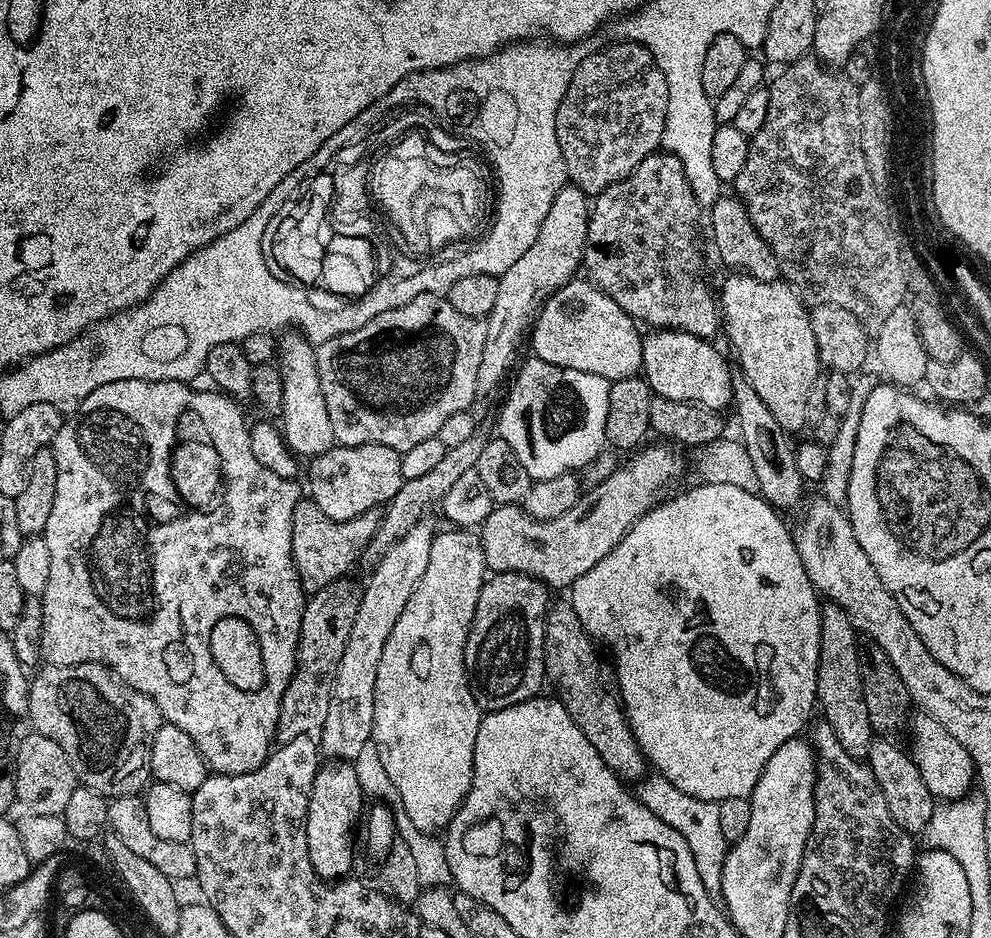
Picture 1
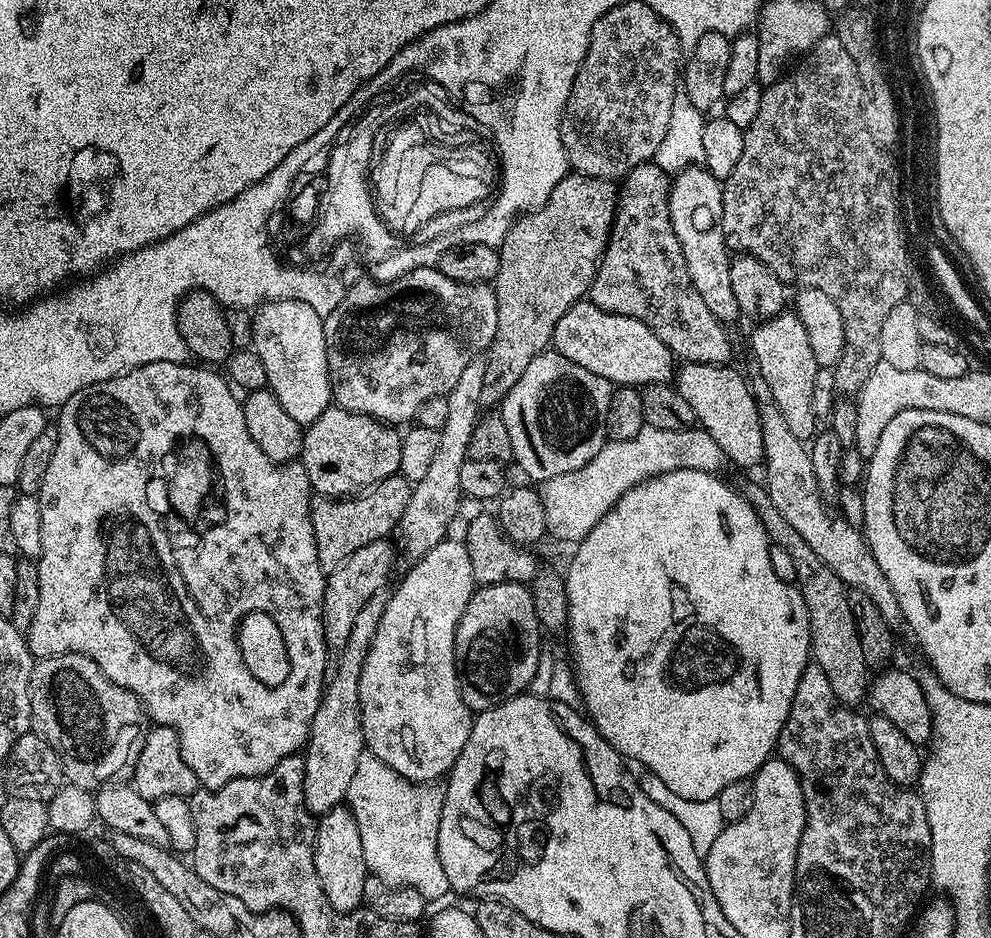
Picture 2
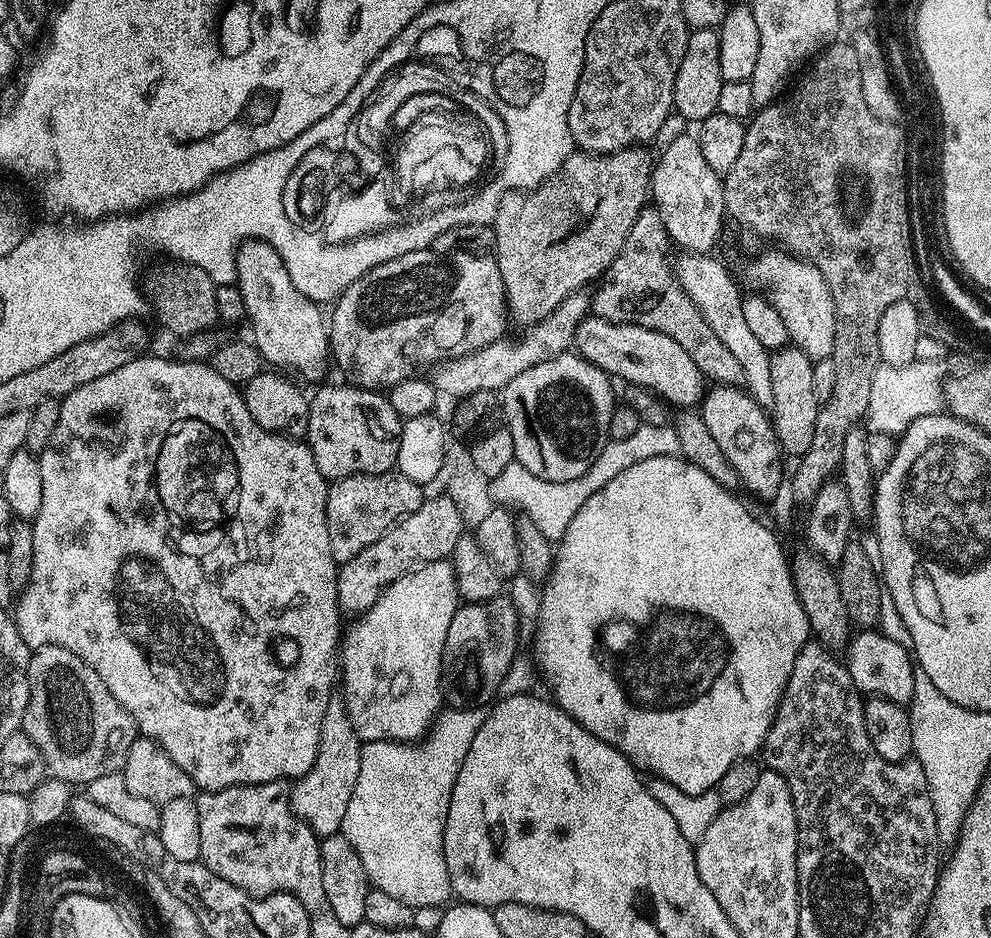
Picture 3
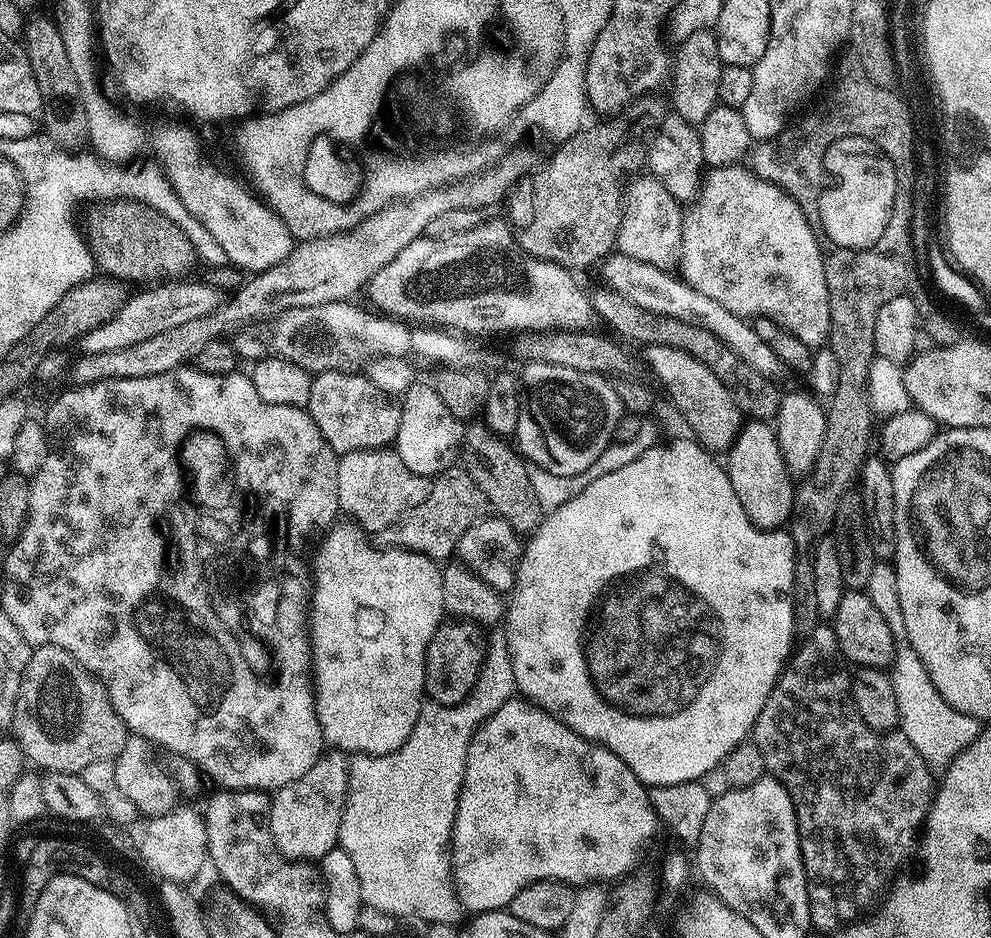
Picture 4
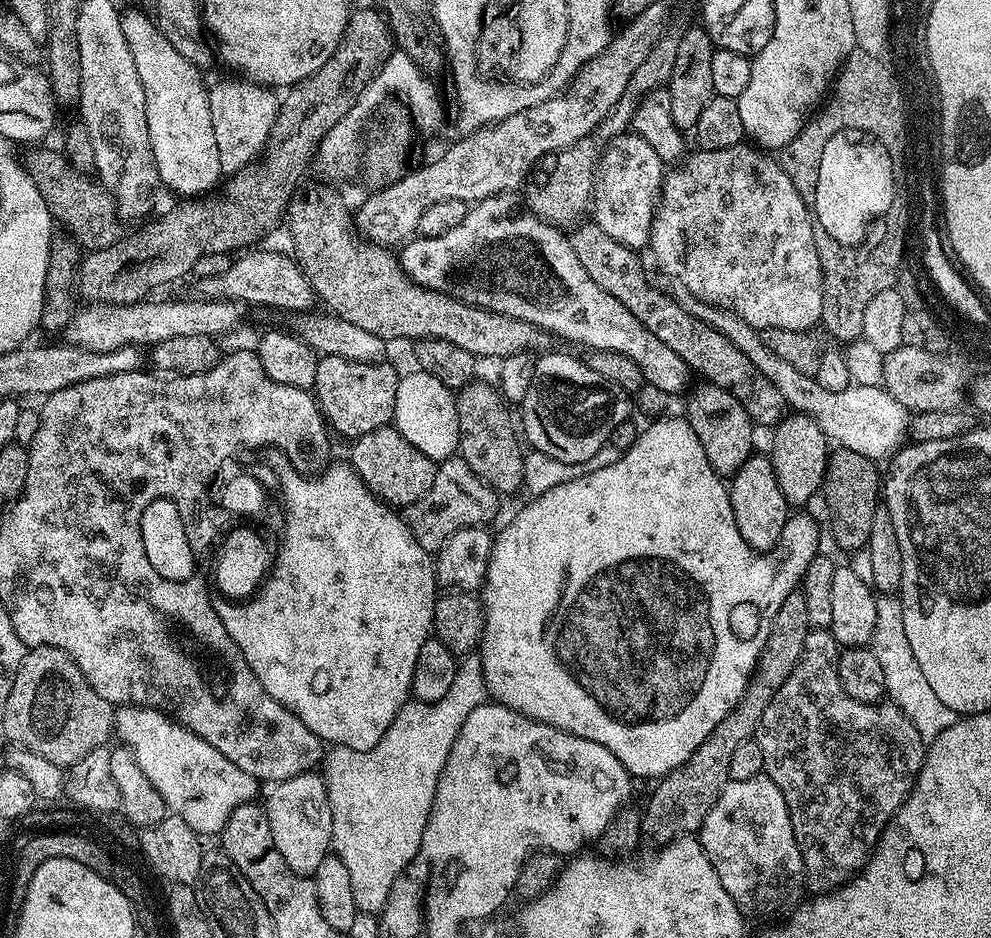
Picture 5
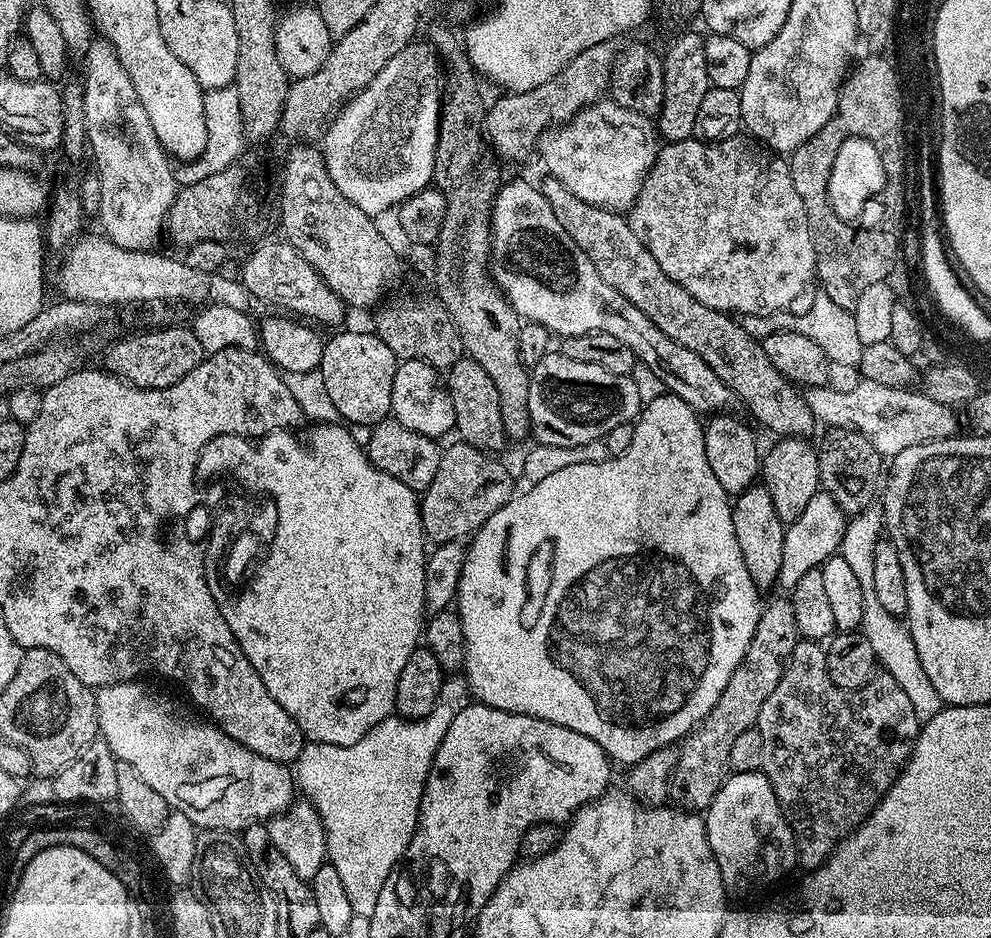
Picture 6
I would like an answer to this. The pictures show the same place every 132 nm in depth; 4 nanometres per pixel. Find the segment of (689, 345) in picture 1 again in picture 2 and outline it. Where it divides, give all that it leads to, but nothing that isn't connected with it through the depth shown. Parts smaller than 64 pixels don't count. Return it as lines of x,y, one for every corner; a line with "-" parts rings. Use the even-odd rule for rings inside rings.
685,364
679,365
678,371
674,376
674,386
690,402
690,407
694,409
696,423
704,431
722,446
725,457
732,460
740,468
752,468
761,463
764,458
764,447
762,446
762,426
760,425
760,405
756,403
756,397
753,396
749,381
744,380
740,372
735,372
735,367
725,366
723,364

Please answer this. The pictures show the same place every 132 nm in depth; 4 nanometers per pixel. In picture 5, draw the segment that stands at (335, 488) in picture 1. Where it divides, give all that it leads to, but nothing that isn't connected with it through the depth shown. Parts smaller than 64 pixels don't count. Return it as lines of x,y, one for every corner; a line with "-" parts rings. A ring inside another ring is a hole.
320,356
316,362
314,395
329,429
355,438
393,423
400,378
401,373
395,372
388,362
362,364
341,356

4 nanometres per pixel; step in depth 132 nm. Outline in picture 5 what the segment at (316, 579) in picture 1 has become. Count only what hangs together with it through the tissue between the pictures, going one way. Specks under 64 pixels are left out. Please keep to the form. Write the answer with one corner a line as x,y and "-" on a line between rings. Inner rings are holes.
395,426
370,430
370,434
355,437
350,463
360,476
360,481
372,491
372,495
389,506
407,506
430,490
434,482
437,461
426,458
420,450
414,450

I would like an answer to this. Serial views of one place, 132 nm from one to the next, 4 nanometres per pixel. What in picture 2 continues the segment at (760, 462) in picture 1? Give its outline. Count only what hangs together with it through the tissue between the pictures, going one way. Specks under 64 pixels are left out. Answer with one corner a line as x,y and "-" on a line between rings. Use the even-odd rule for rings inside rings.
703,166
684,168
675,173
668,201
670,222
674,226
674,234
678,234
682,258
686,258
686,270
690,270
690,282
694,282
694,290
702,294
702,302
706,302
714,318
718,318
725,326
732,326
735,320
741,319
741,314
730,286
733,257
722,230
724,190
721,181
714,179

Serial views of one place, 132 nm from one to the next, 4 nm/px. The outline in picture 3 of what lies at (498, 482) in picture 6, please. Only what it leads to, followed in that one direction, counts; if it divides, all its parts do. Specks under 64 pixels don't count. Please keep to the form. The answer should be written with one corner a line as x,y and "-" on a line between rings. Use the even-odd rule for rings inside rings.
450,495
436,496
433,500
432,497
425,499
424,504
418,506
418,510
414,510
414,514
402,518
390,530
386,530
386,534
382,534
382,538
378,538
378,542
366,546
366,550
362,550
362,554
354,554
354,558
350,558
350,562
339,565
336,574
336,593
341,613
348,615
349,612
352,618
359,617
367,612
369,606
383,594
385,588
398,582
398,578
402,578
407,572
412,572
416,568
422,567
423,564
448,560
458,538
465,535
465,532
466,523
461,516
461,508

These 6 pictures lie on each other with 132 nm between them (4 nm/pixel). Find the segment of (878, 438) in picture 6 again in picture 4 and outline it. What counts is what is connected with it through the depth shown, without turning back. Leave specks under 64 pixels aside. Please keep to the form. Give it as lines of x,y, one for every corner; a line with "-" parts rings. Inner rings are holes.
619,254
605,256
602,261
603,268
604,276
608,279
609,293
629,300
634,306
647,312
669,316
678,322
686,322
694,326
702,326
702,330
710,330
710,334
714,334
714,338
722,341
742,363
758,370
766,377
775,377
775,372
781,371
782,365
774,350
770,350
770,346
766,346
766,342
758,338
758,334
745,317
730,314
730,310
726,310
722,302
714,302
714,298
706,298
706,294
694,290
683,279
675,280
669,271
658,266
650,266
650,262
638,262
638,258

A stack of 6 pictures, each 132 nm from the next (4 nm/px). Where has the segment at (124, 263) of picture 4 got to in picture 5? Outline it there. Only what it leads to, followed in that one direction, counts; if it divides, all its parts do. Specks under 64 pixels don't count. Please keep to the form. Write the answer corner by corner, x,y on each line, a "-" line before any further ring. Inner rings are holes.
52,148
38,149
32,156
30,171
42,198
46,198
46,206
53,221
59,227
61,224
81,249
97,252
114,246
122,239
122,217
116,207
116,199
91,175
74,170
74,166
68,164
63,151
56,149
55,152

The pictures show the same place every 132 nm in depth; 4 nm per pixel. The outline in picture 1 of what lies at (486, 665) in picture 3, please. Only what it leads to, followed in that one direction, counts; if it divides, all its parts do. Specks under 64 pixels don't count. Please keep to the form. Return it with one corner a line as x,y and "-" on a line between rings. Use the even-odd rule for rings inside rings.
498,572
485,579
464,647
468,685
484,712
532,699
545,687
544,619
550,603
547,584
521,572

